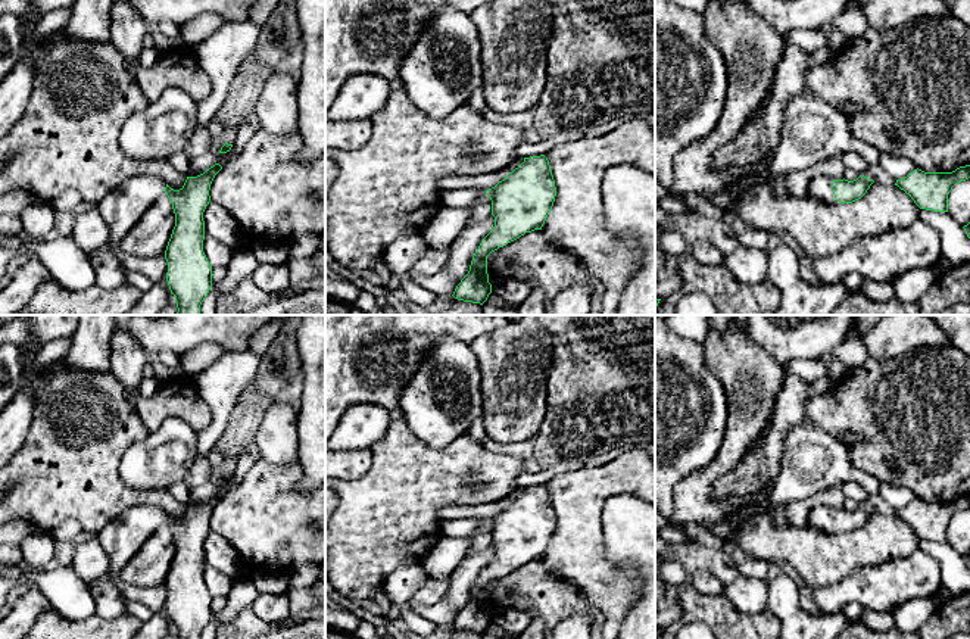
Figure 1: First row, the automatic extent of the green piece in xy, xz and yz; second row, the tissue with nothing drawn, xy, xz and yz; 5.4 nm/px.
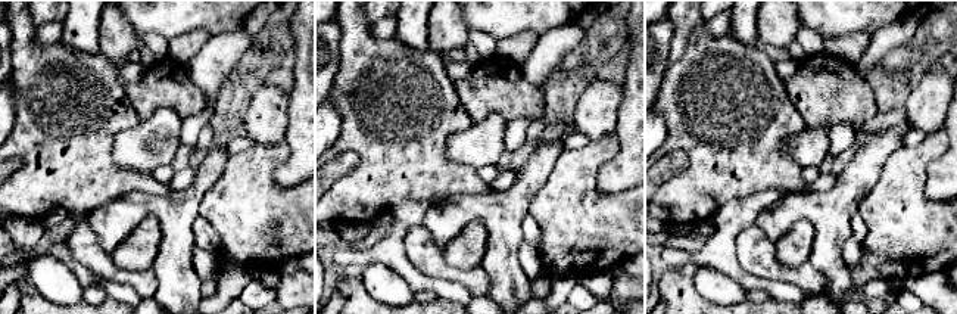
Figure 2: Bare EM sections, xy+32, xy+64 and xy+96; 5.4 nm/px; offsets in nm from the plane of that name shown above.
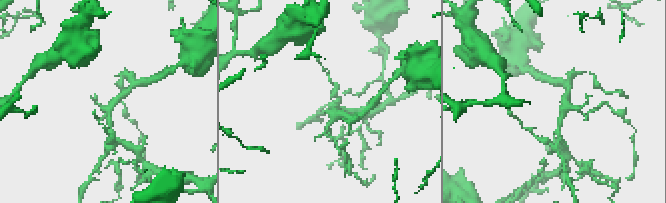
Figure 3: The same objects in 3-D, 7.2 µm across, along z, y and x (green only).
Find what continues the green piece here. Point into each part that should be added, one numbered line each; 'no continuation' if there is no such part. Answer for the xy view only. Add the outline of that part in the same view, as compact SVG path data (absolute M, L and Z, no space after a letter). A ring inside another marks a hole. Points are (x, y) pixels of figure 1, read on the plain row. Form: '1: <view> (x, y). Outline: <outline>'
1: xy (124, 536). Outline: M134 506L96 534L109 558L112 574L118 576L146 539L160 526L166 526L165 517L166 512L157 506Z

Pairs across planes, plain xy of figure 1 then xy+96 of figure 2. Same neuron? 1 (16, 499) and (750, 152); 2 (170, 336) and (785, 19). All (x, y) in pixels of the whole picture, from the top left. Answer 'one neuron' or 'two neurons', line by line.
1: one neuron
2: two neurons

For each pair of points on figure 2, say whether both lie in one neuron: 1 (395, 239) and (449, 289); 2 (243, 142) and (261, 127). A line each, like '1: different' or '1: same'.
1: same
2: different

